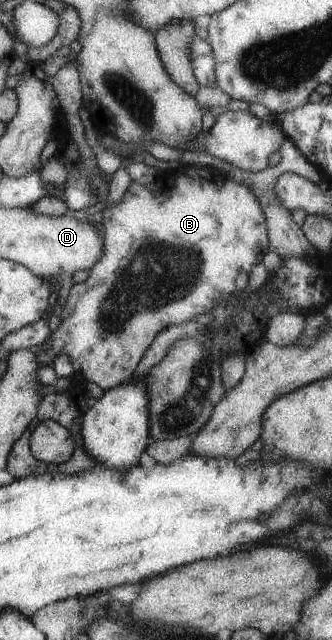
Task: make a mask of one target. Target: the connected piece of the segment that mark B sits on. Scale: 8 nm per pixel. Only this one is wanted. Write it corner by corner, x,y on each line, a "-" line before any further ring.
186,165
183,171
175,172
174,174
175,181
173,181
171,188
163,185
163,183
157,185
157,183
151,182
145,185
134,181
123,194
119,203
111,204
110,206
105,205
101,221
105,229
104,247
106,250
104,251
104,256
89,271
89,277
84,282
69,287
61,301
57,304
55,310
59,314
61,322
56,331
50,335
49,341
41,345
45,352
37,353
41,366
51,366
53,359
57,355
66,353
77,373
81,373
90,383
93,382
99,393
106,392
112,387
117,387
133,378
137,365
141,363
145,351
151,347
151,343
155,341
155,337
159,335
161,329
169,327
170,324
175,325
193,320
195,315
208,312
215,302
223,298
230,298
231,294
237,295
241,291
249,290
260,279
261,274
259,272
251,273
250,269
255,263
261,262
265,250
268,249
269,241
266,231
265,213
262,211
258,197
246,185
235,183
230,177
223,175
223,172
213,168

